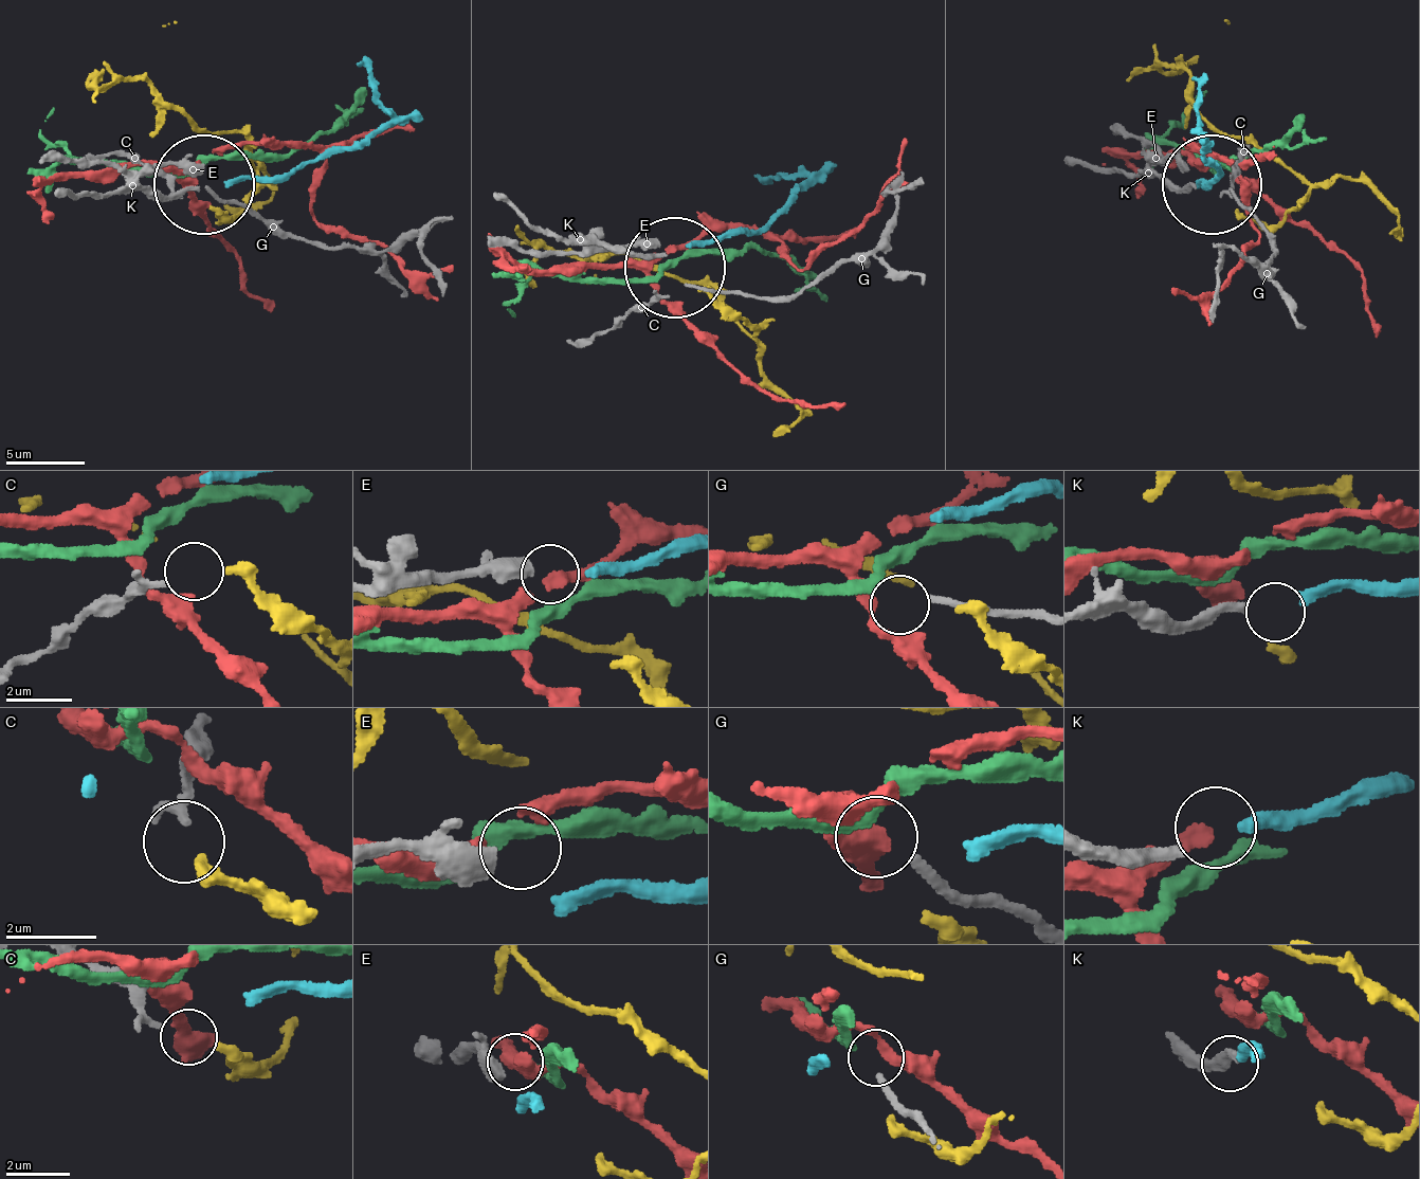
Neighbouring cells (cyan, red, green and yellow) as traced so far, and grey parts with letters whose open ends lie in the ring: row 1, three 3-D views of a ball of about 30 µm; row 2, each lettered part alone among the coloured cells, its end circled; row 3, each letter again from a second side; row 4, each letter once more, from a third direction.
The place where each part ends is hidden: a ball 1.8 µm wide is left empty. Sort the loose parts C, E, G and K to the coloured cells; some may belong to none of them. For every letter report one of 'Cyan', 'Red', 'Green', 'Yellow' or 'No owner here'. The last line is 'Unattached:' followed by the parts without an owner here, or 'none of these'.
C: Yellow
E: No owner here
G: Green
K: Cyan
Unattached: E

